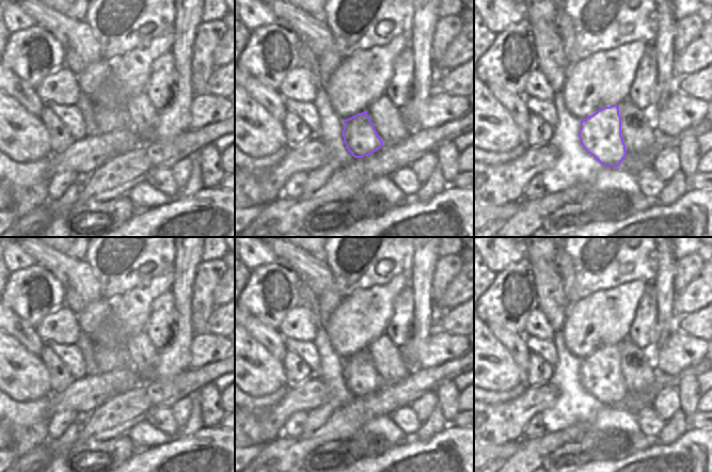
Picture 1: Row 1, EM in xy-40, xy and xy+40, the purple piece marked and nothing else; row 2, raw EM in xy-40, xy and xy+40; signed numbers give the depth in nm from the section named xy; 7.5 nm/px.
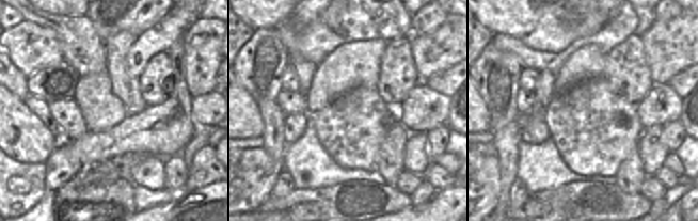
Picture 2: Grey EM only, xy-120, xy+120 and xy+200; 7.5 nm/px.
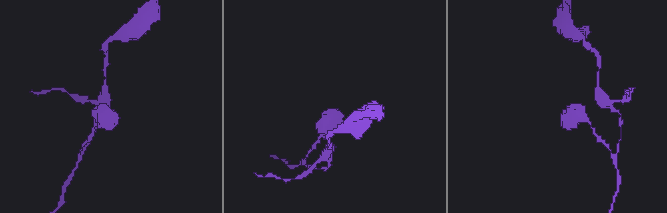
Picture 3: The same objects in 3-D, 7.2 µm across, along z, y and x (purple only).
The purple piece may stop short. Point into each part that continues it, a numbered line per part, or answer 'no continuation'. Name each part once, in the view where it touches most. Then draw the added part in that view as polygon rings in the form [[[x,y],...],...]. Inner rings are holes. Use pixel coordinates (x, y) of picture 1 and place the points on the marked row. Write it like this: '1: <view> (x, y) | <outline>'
no continuation

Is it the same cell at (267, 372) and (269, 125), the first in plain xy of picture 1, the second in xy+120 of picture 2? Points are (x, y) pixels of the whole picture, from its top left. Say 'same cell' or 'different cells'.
different cells

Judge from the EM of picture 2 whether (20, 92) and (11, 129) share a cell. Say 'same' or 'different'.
different

